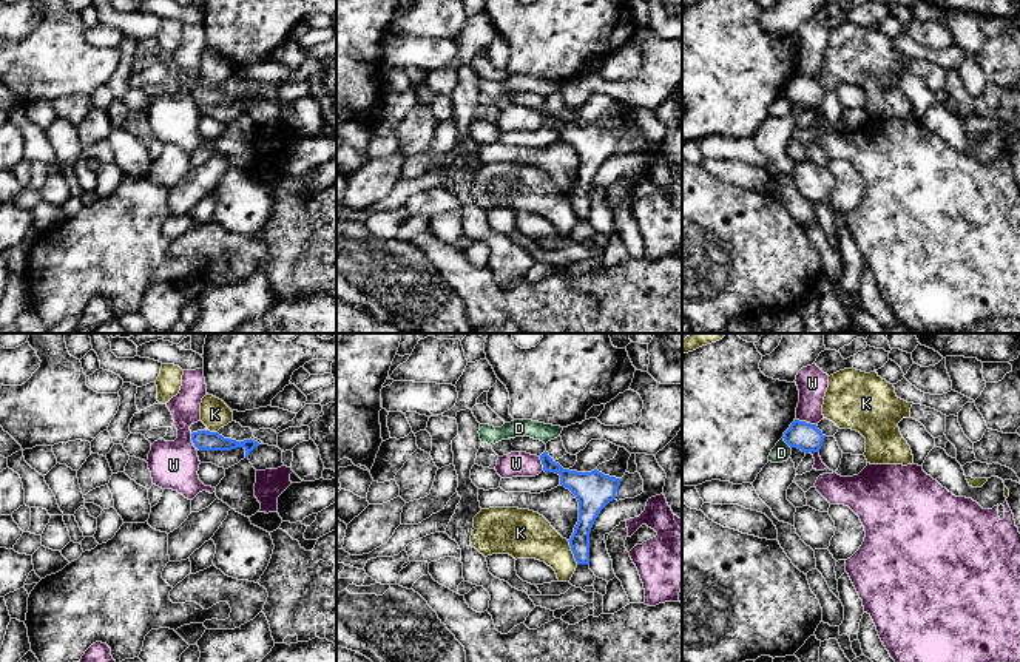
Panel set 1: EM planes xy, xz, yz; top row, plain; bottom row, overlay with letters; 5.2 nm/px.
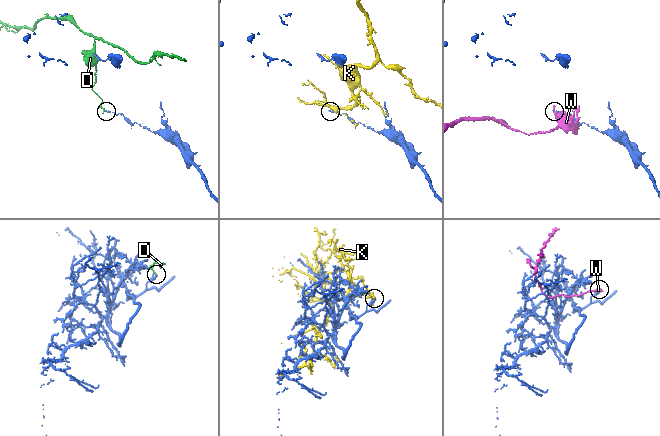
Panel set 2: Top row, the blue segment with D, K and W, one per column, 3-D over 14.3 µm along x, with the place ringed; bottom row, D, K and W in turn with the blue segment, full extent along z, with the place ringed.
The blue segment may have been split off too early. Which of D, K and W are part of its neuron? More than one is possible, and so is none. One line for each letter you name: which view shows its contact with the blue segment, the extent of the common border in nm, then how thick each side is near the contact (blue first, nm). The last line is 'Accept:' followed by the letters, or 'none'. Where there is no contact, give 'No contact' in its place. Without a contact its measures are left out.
Accept: none

